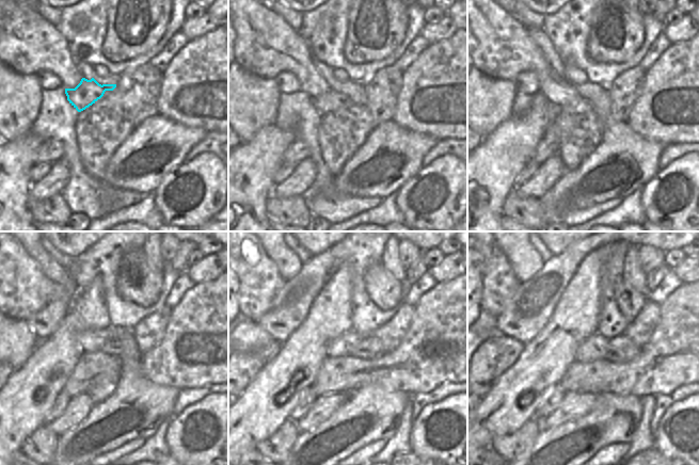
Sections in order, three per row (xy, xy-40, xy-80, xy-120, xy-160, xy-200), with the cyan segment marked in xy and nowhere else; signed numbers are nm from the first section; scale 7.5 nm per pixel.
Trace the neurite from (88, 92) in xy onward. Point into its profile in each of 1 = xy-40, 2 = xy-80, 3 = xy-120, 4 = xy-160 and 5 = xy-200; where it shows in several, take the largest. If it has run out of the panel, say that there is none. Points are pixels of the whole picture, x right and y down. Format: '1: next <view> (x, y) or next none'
1: next xy-40 (340, 94)
2: next xy-80 (594, 97)
3: next xy-120 (122, 345)
4: next xy-160 (369, 348)
5: next xy-200 (620, 350)

